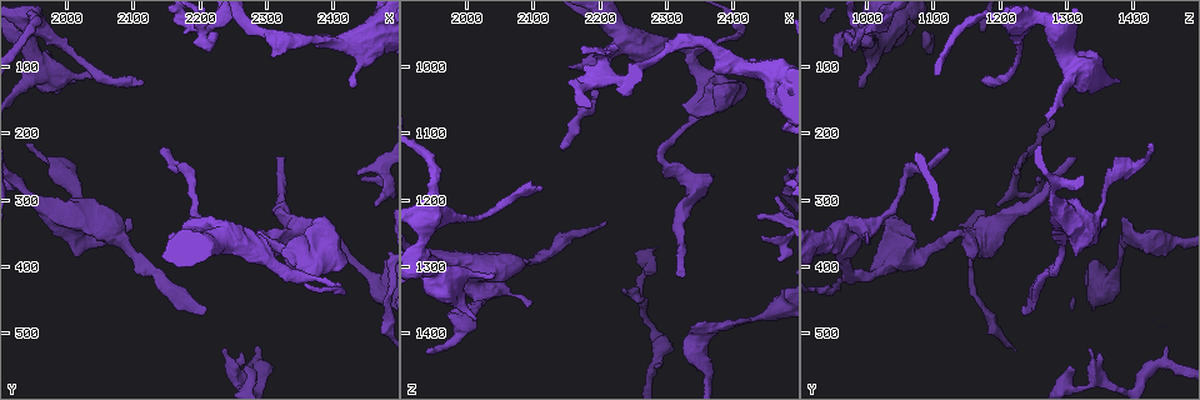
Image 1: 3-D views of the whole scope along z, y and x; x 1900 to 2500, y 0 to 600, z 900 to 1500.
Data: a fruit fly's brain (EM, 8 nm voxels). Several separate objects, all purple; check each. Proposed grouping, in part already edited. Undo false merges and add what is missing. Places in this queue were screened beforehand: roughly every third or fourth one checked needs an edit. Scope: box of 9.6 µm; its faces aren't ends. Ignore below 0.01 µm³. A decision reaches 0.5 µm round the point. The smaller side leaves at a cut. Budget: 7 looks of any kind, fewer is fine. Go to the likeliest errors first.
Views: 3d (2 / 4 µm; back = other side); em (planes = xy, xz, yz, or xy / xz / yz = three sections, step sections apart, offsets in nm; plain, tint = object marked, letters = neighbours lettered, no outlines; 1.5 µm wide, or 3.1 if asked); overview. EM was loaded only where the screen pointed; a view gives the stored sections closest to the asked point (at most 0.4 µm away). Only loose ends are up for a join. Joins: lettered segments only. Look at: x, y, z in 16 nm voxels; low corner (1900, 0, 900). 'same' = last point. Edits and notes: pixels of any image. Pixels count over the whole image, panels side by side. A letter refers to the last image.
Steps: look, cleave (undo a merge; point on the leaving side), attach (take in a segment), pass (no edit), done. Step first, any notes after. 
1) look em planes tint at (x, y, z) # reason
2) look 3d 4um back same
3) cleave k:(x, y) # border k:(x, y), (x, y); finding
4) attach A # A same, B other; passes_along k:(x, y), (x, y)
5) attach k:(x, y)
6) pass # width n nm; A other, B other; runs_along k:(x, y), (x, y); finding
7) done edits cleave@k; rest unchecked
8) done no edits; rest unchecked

look em planes plain at (2440, 260, 1225) # branch stops here

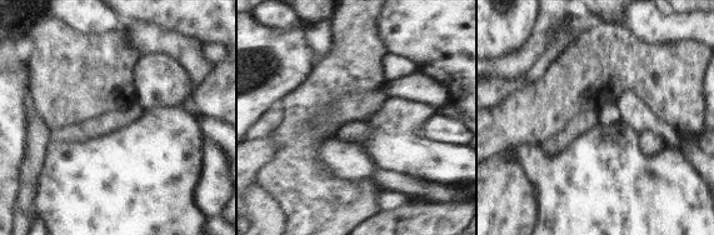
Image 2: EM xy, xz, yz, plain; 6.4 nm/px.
look em planes letters same

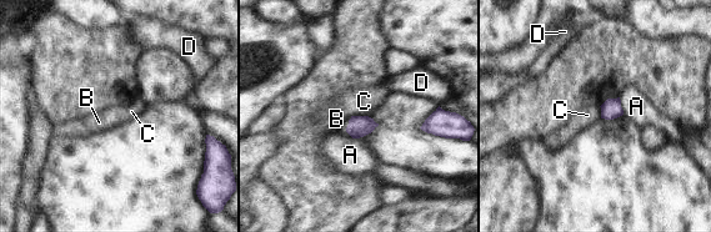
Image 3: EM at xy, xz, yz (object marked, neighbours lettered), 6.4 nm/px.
pass # width 130 nm; A other, B other, C other, D other; border 3:(351, 116), (345, 129); none of them fits

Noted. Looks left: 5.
look em planes plain at (2340, 415, 975) # a narrow waist

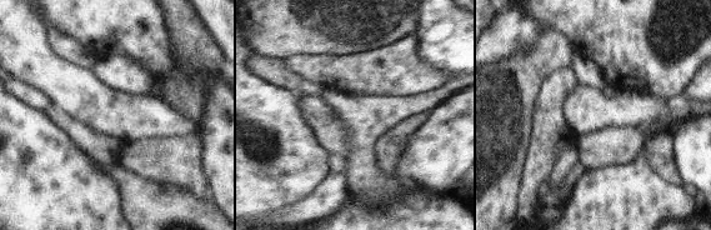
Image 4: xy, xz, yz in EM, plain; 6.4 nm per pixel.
look em planes letters same

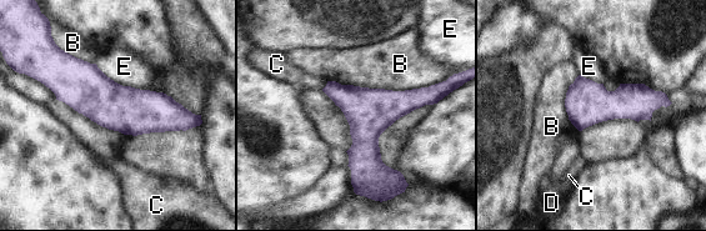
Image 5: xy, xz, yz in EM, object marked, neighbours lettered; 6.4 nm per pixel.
pass # longest_contact B 750 nm; B other, C other, D other, E other; border 5:(328, 80), (392, 90), (444, 81); all the same neuron

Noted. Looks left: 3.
look em planes letters at (2225, 50, 965) # an open end

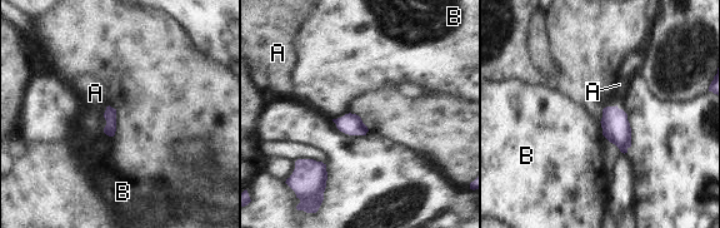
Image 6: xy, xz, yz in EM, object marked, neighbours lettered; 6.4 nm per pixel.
pass # A other, B other; border 6:(106, 107), (104, 132), (113, 137); no lettered segment goes on from it

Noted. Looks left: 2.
done no edits; rest unchecked

